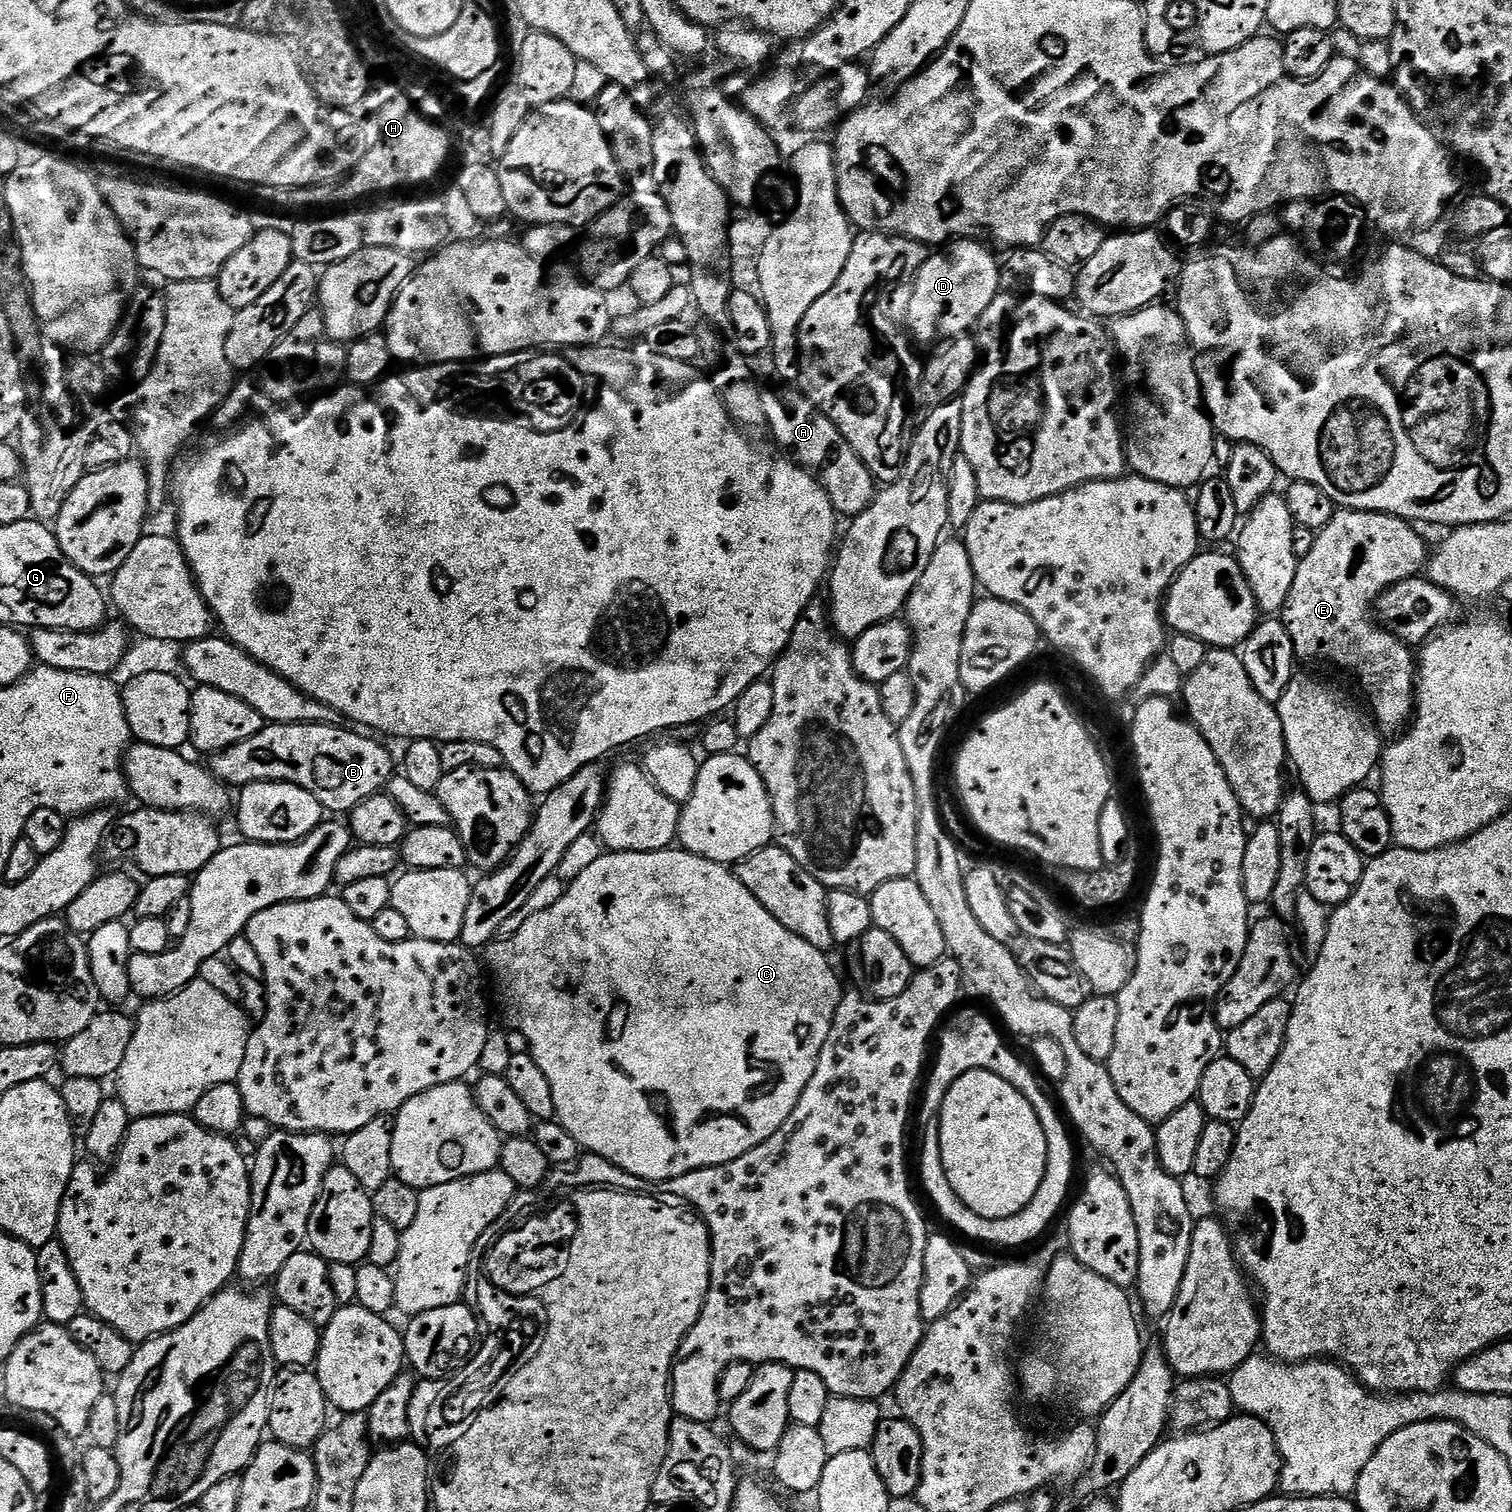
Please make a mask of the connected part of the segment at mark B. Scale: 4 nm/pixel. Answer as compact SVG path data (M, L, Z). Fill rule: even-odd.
M268 724L258 734L254 734L254 738L246 738L246 742L238 742L215 753L211 757L210 771L216 779L229 786L261 784L263 780L302 786L302 790L310 790L310 794L314 794L314 798L318 798L320 805L329 813L347 814L354 806L358 806L358 802L370 798L376 792L384 792L394 775L394 769L391 754L378 741L371 740L376 738L351 727L340 727L336 724Z

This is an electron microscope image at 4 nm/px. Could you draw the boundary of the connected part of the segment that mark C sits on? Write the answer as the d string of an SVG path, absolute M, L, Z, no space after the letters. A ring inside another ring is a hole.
M676 846L663 848L660 852L608 852L601 854L596 861L587 866L586 870L578 874L576 880L571 881L565 887L564 893L558 902L554 903L554 906L534 914L516 933L505 935L489 944L486 955L488 955L486 968L487 971L488 968L492 971L492 976L496 979L496 996L500 999L500 1008L504 1011L505 1018L508 1019L507 1027L521 1032L526 1038L528 1051L532 1053L534 1062L538 1062L542 1074L546 1074L546 1078L550 1081L550 1090L554 1093L556 1119L559 1120L562 1127L570 1130L570 1134L574 1134L574 1138L580 1143L580 1147L585 1153L609 1160L614 1166L618 1166L624 1172L629 1172L643 1182L673 1180L679 1176L696 1172L700 1168L713 1168L719 1164L734 1162L734 1158L742 1158L742 1154L754 1150L754 1146L762 1146L762 1142L766 1142L766 1138L770 1138L774 1134L774 1130L778 1130L778 1126L782 1126L782 1122L786 1122L786 1118L790 1118L794 1106L798 1106L798 1098L802 1098L802 1090L806 1090L810 1078L814 1078L814 1070L820 1061L822 1046L826 1042L826 1034L830 1034L834 1014L842 999L840 980L836 977L836 972L832 969L832 964L828 961L829 957L826 953L810 946L810 942L806 942L806 938L786 930L786 926L782 926L782 922L778 922L778 918L771 916L762 906L762 902L758 902L758 898L754 898L754 894L750 894L750 890L746 890L746 886L742 886L740 879L725 865L715 864Z

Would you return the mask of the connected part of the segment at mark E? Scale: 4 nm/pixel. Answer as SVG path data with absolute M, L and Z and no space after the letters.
M1353 508L1336 511L1332 521L1316 533L1314 550L1298 561L1294 586L1290 586L1282 613L1290 642L1294 642L1297 661L1333 660L1338 667L1353 672L1372 703L1371 715L1376 727L1388 738L1403 733L1413 719L1418 664L1409 645L1380 627L1374 609L1377 598L1392 584L1425 571L1430 548L1412 528L1415 527L1409 521L1387 516L1384 512L1356 512Z

